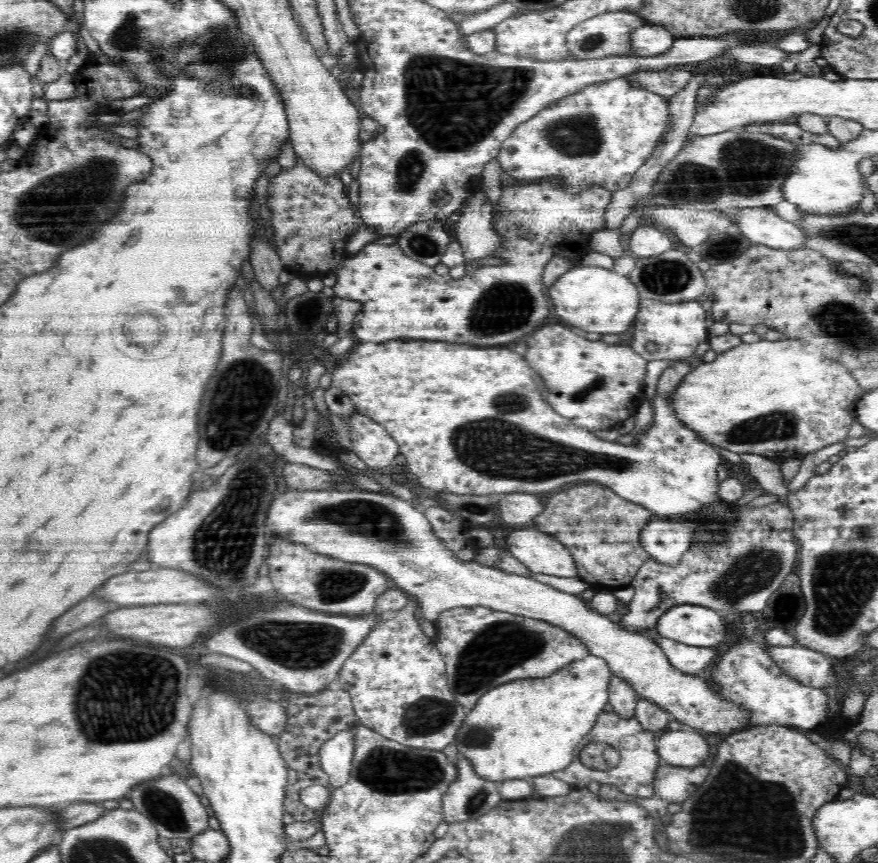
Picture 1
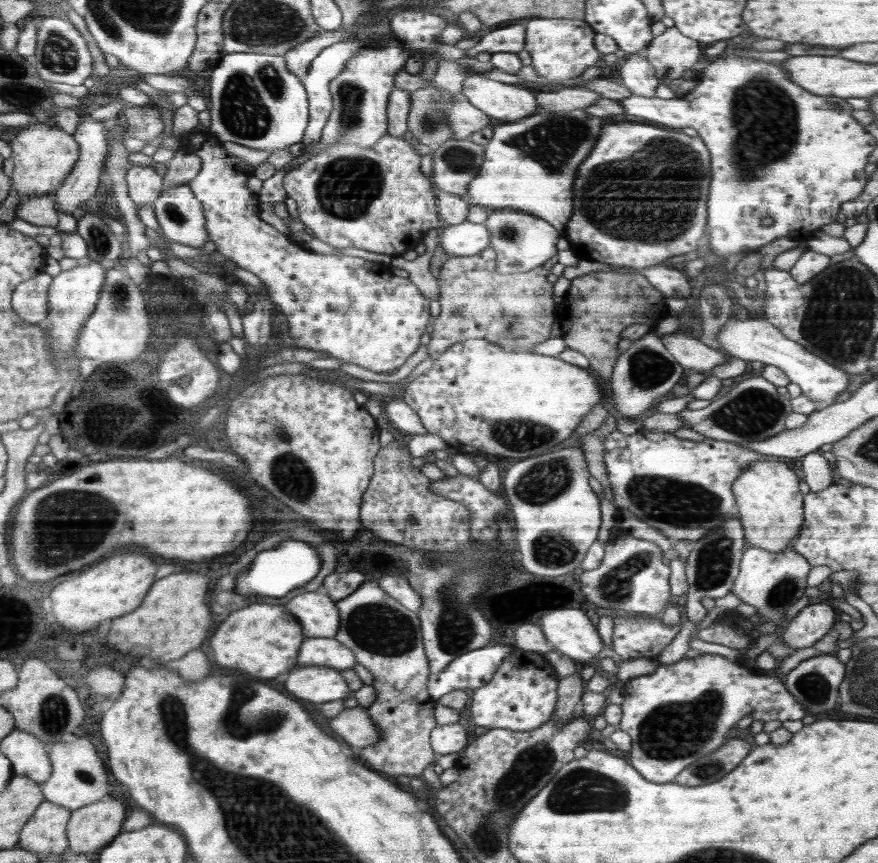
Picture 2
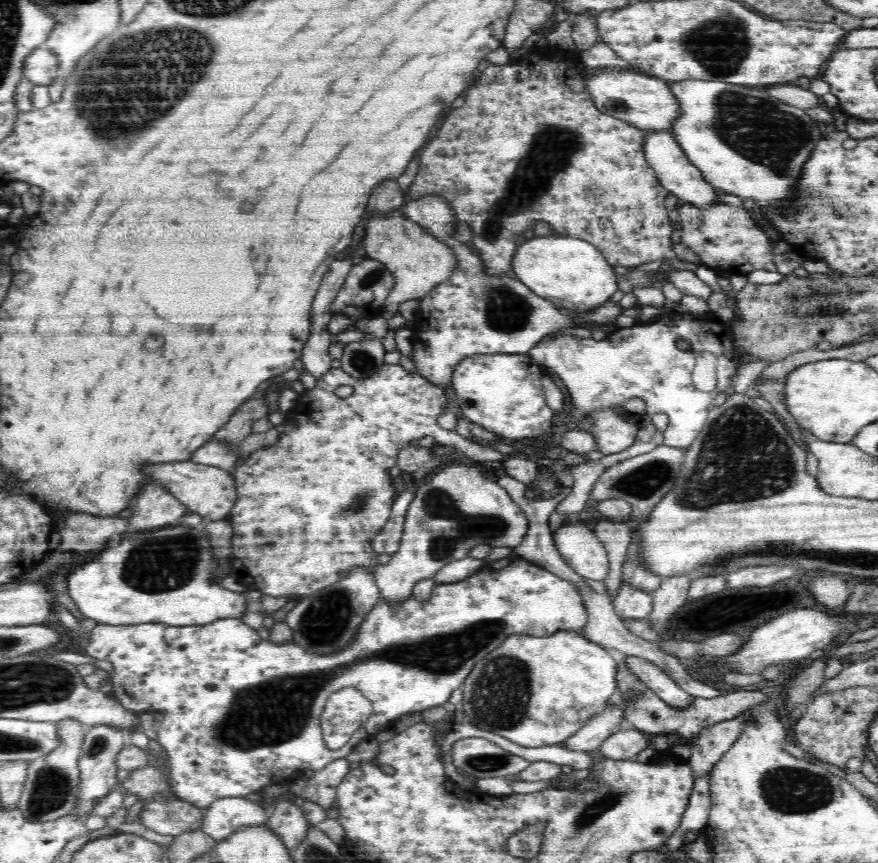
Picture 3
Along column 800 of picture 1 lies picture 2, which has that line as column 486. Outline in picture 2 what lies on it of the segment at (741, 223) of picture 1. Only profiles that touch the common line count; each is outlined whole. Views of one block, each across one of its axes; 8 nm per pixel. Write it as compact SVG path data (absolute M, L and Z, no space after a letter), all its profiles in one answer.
M465 221L444 229L439 242L449 256L472 256L489 247L490 233L485 224Z

